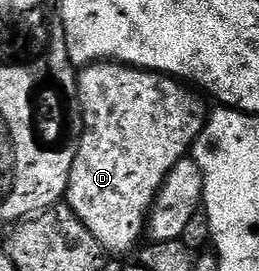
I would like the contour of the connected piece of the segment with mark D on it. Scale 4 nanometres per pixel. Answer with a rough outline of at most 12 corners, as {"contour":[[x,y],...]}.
{"contour":[[99,60],[77,75],[64,202],[134,252],[208,109],[187,83]]}

